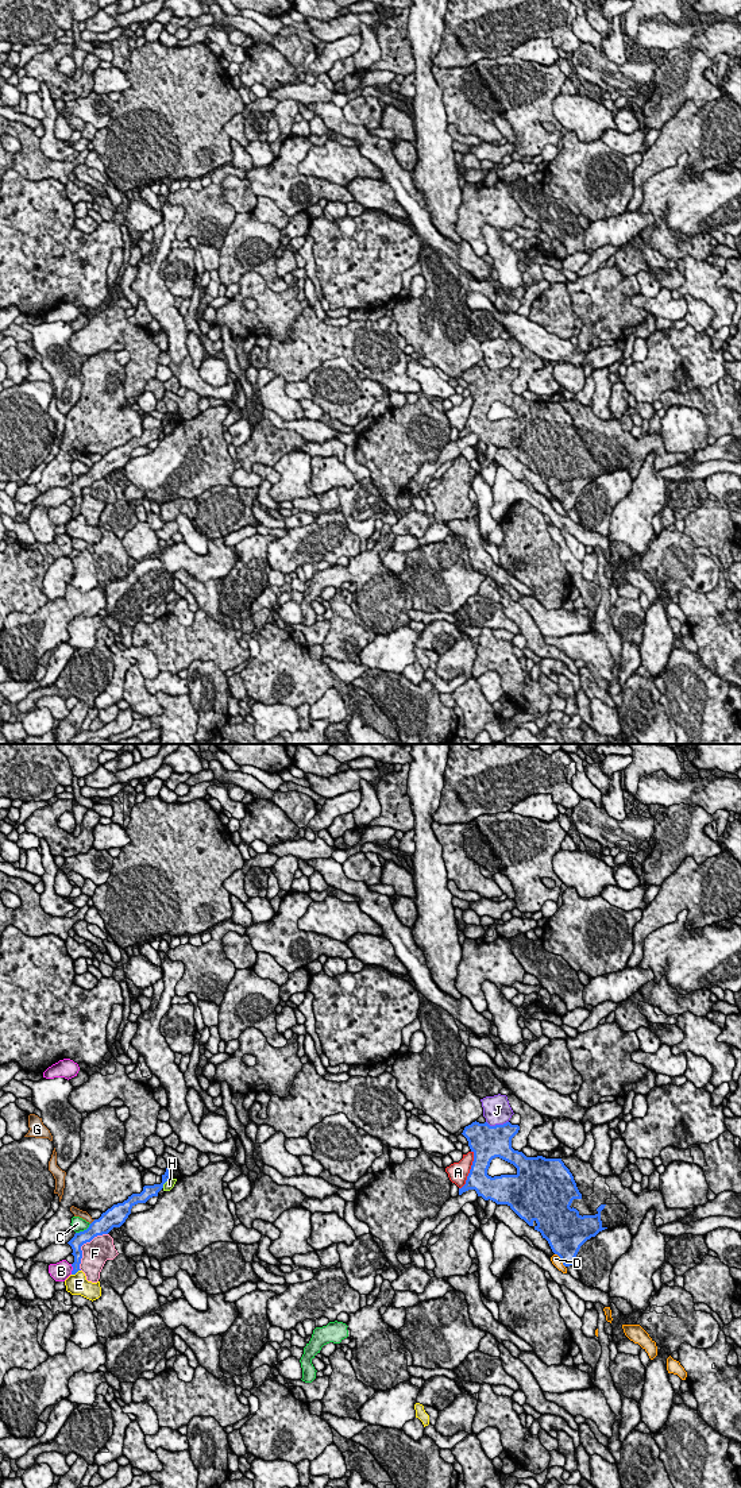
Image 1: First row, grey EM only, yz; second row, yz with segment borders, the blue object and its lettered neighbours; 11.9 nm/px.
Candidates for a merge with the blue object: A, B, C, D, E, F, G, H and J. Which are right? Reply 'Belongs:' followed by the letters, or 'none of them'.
Belongs: none of them

